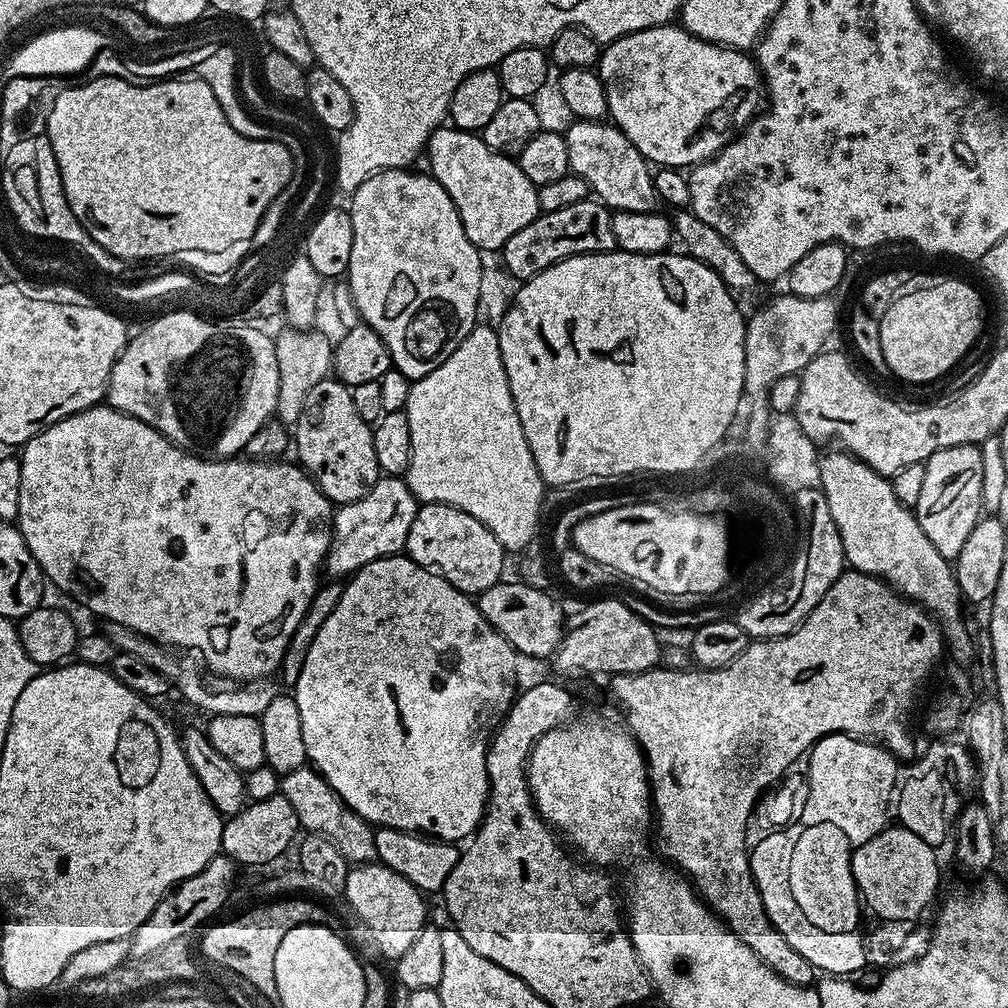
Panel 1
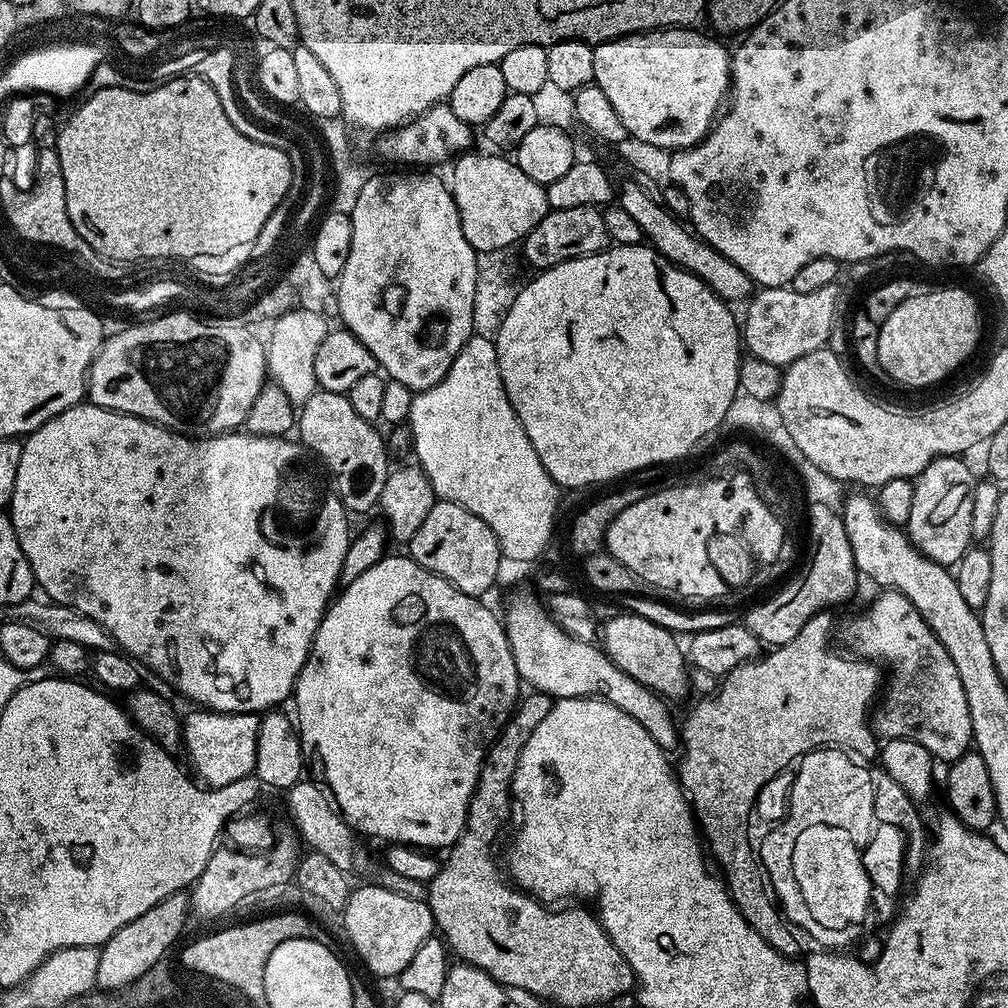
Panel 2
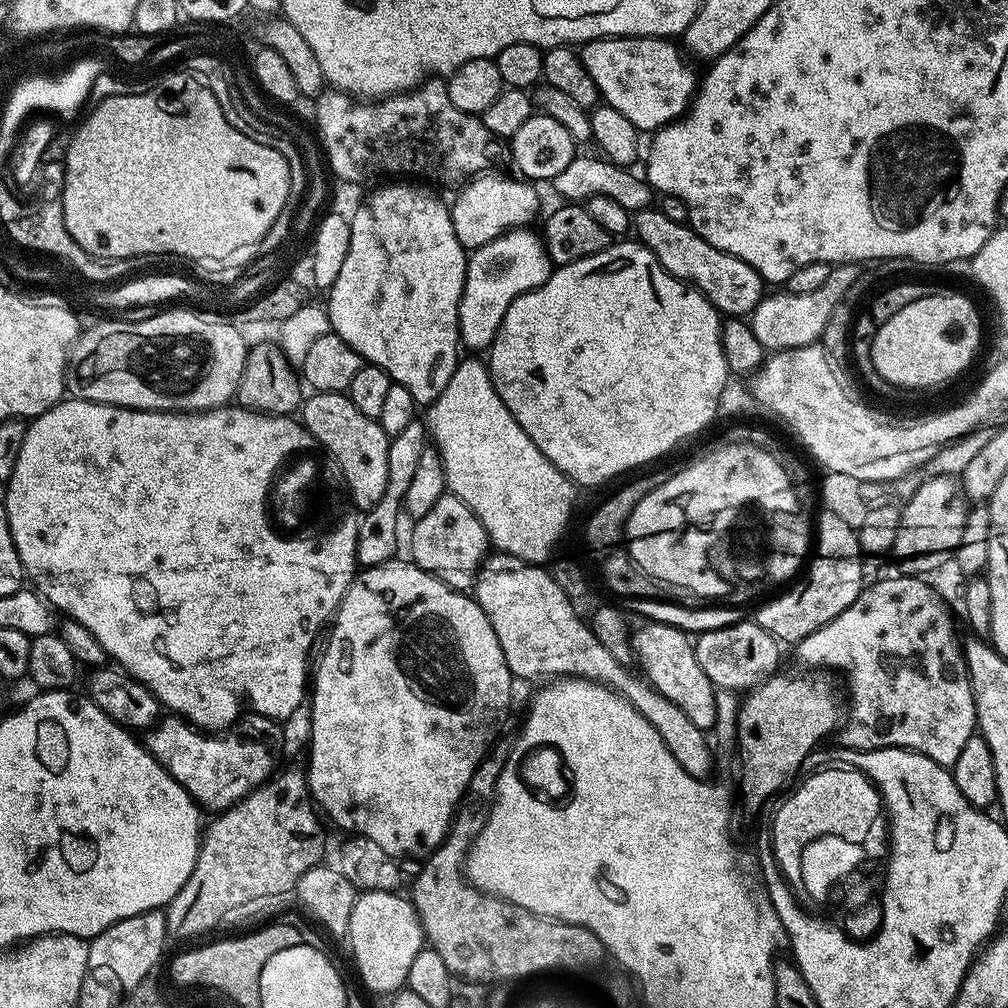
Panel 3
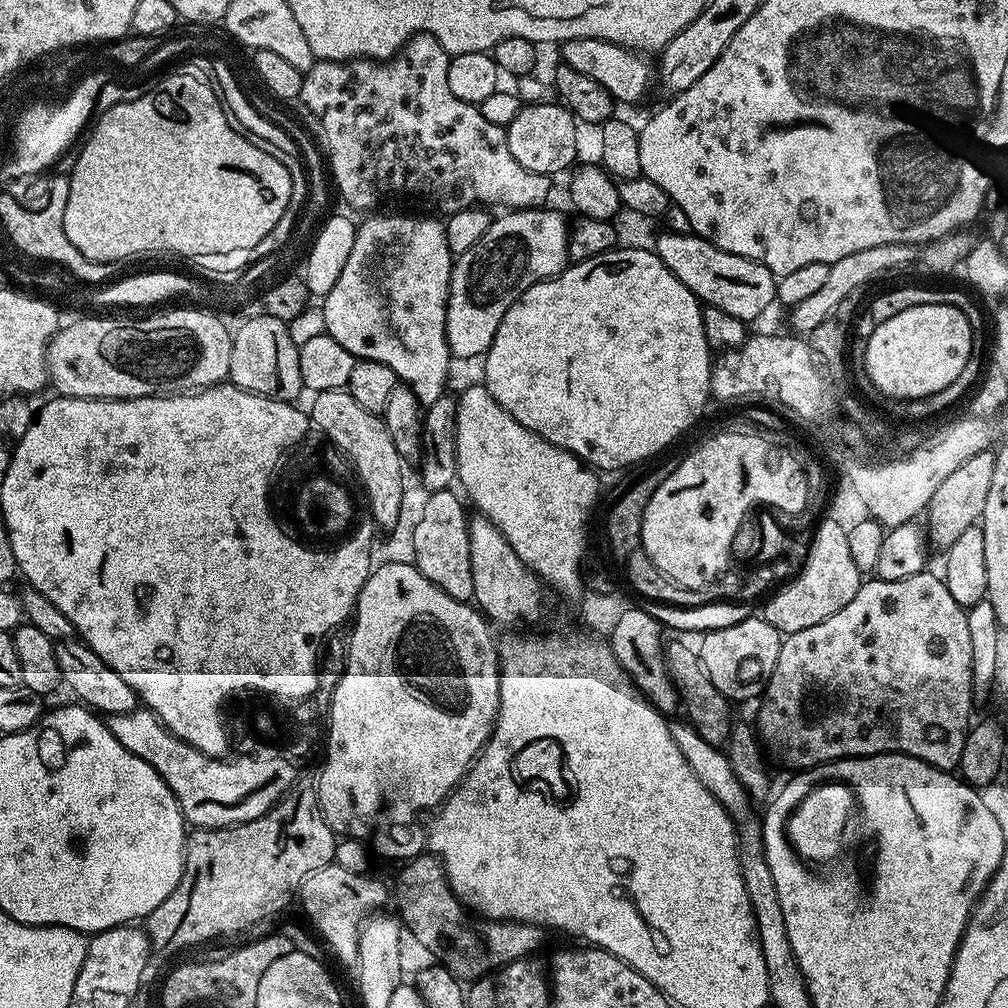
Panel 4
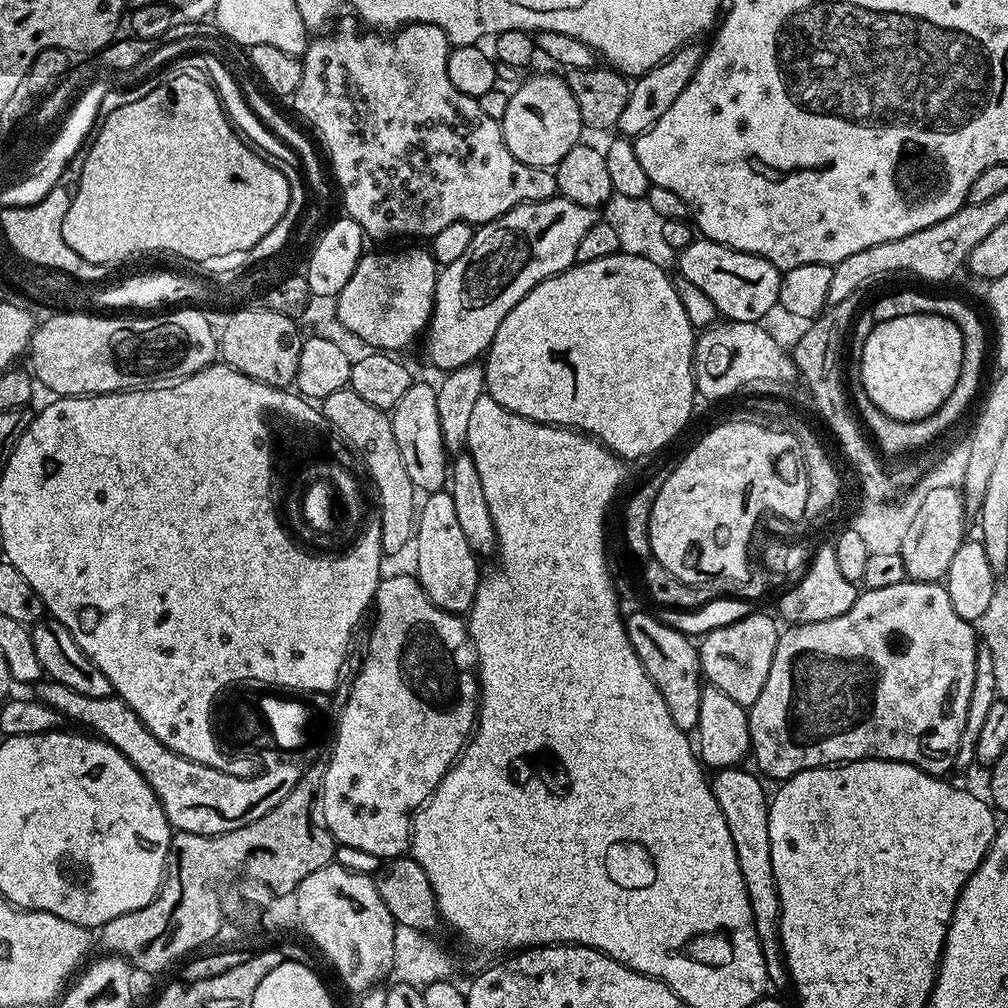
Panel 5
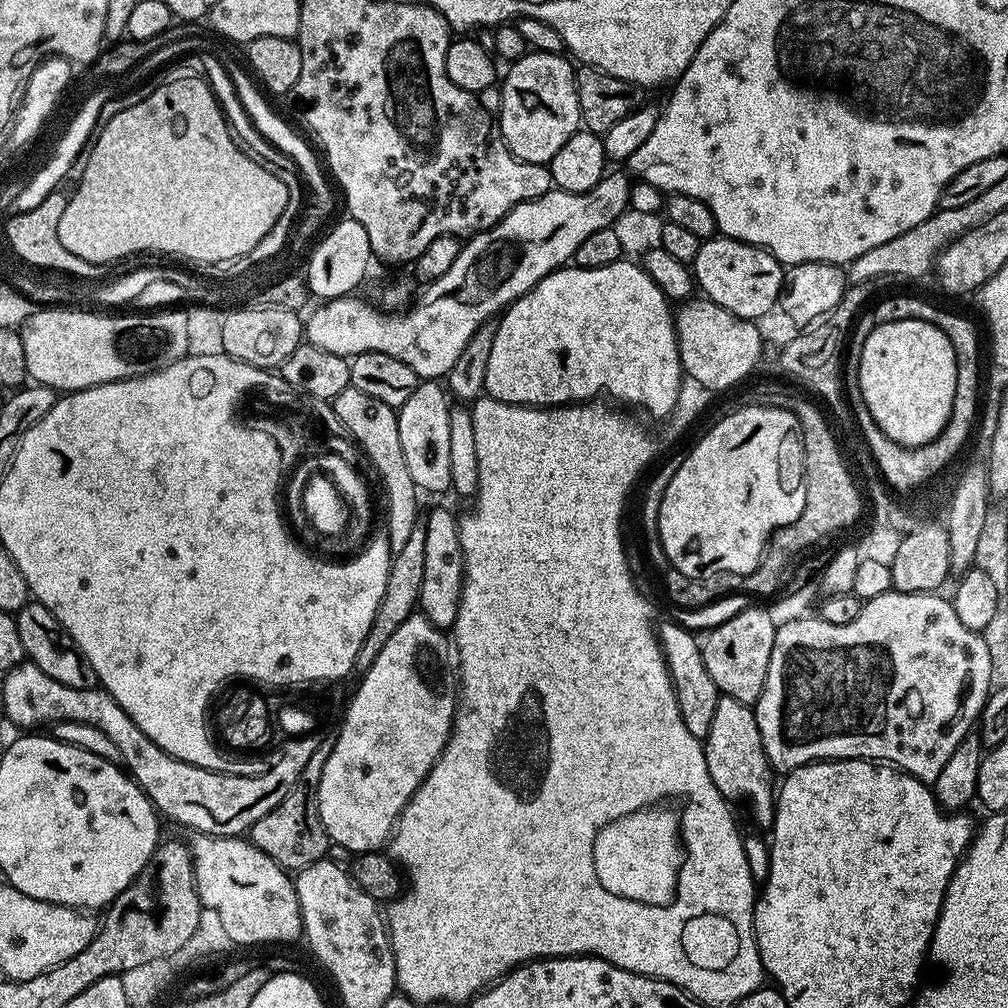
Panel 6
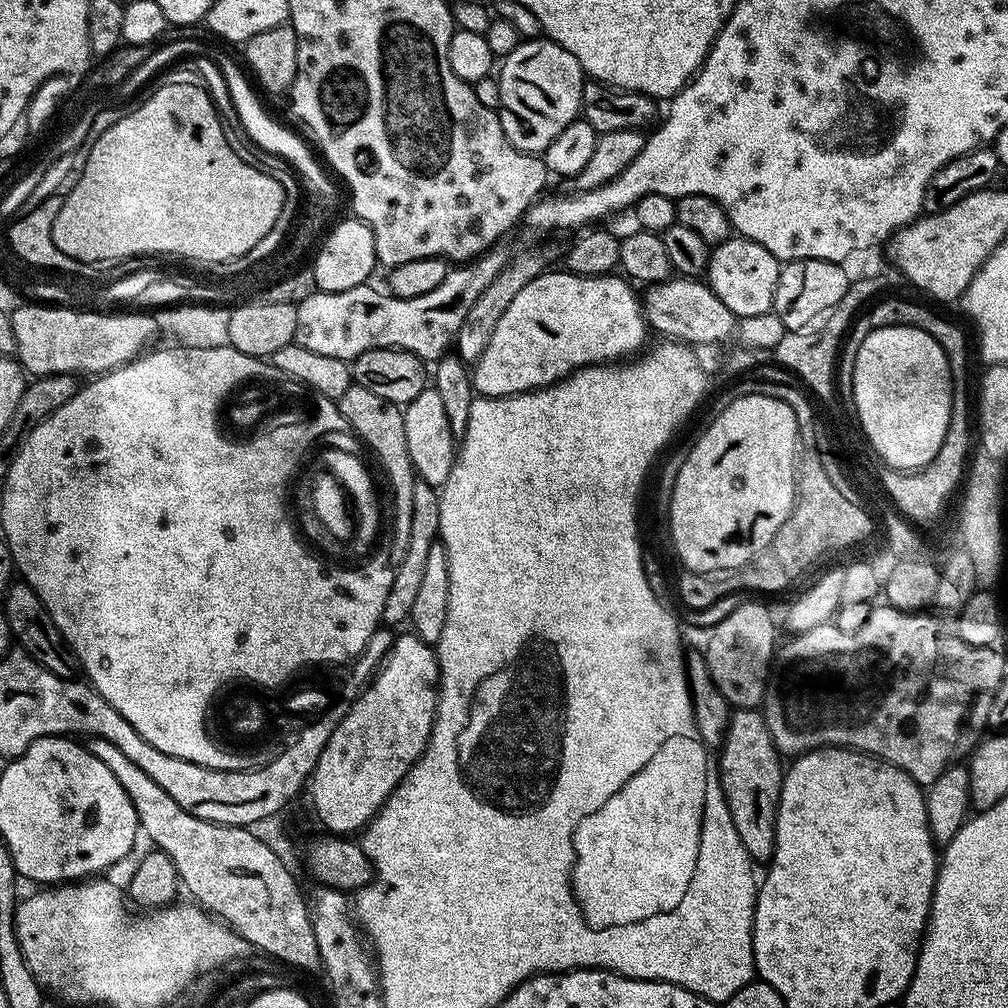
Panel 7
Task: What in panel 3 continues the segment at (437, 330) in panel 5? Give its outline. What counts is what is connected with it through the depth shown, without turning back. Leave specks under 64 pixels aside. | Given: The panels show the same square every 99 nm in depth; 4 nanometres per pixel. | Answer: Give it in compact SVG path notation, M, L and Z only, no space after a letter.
M513 228L512 231L486 242L486 246L475 249L468 256L466 282L458 310L460 342L465 349L491 348L506 310L522 294L542 286L554 271L552 259L544 249L544 241L528 228Z

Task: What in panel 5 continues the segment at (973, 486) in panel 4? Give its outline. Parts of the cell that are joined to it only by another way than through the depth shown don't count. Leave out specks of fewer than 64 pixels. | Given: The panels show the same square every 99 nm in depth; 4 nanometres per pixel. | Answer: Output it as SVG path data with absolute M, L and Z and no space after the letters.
M960 488L932 490L923 499L918 514L908 520L906 534L898 537L899 554L904 563L904 575L907 579L935 584L943 581L950 570L958 546L966 539L964 533L964 498Z

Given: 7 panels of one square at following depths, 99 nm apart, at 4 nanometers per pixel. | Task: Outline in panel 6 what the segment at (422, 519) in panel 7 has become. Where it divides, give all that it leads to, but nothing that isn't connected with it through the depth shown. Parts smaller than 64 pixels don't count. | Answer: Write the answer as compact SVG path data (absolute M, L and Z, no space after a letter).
M417 522L410 538L403 544L402 550L394 553L392 569L386 578L386 594L382 594L382 602L378 602L378 614L374 614L374 622L370 622L370 634L362 642L362 650L358 650L355 671L363 674L370 670L374 658L378 658L378 650L390 642L394 630L406 622L417 611L422 590L422 565L426 563L426 530L423 523Z

